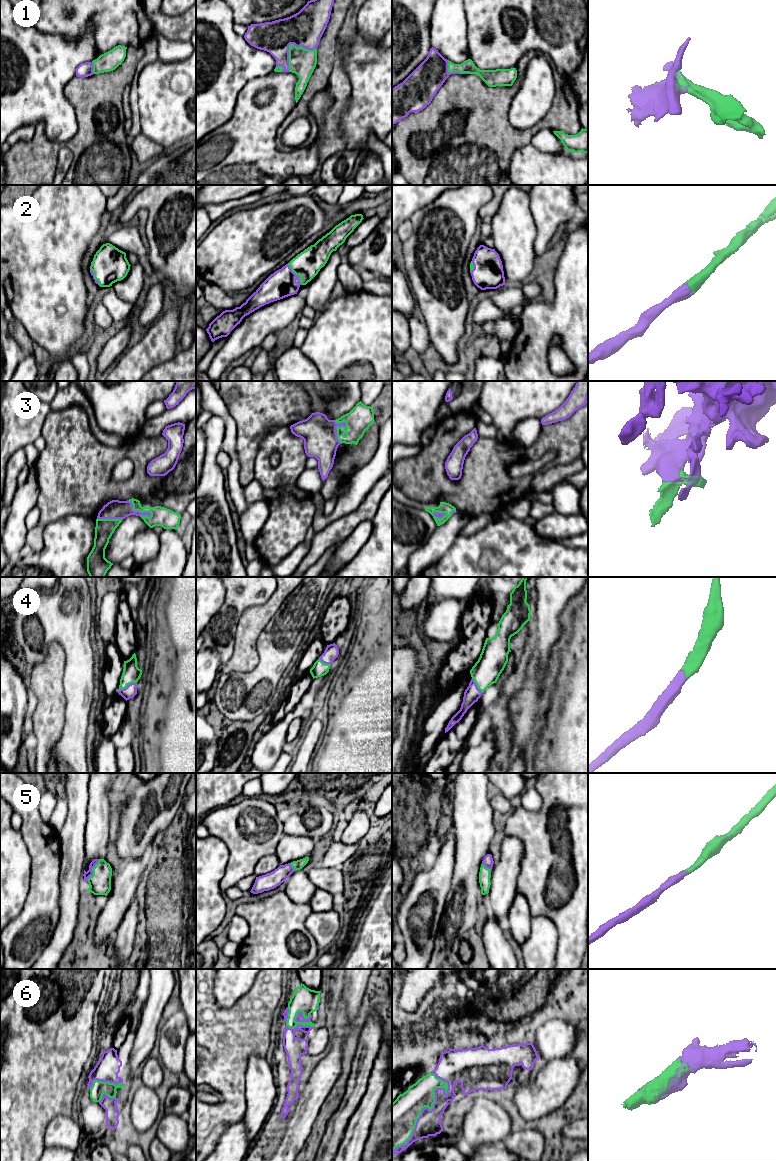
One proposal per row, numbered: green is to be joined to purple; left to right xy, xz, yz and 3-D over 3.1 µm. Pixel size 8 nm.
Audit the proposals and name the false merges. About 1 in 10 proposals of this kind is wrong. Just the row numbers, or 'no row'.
no row

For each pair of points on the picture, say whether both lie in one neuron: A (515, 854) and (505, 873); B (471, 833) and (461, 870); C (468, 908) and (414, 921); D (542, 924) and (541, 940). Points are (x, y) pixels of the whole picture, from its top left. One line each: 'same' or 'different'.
A: same
B: same
C: different
D: same

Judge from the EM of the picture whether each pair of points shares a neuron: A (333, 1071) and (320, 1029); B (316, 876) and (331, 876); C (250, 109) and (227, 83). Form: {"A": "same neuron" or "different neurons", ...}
{"A": "different neurons", "B": "same neuron", "C": "different neurons"}

